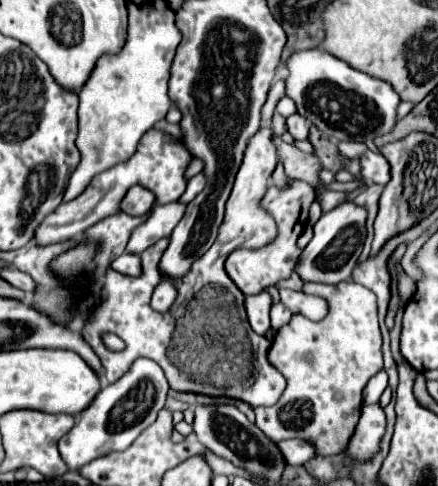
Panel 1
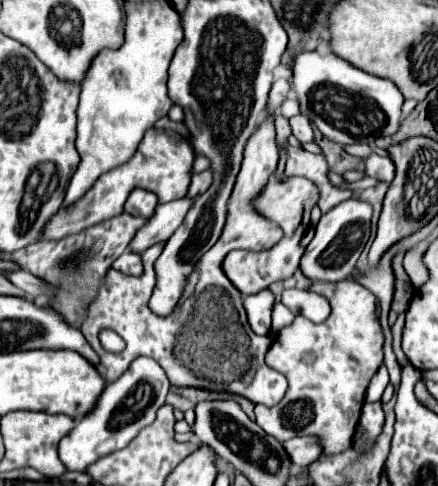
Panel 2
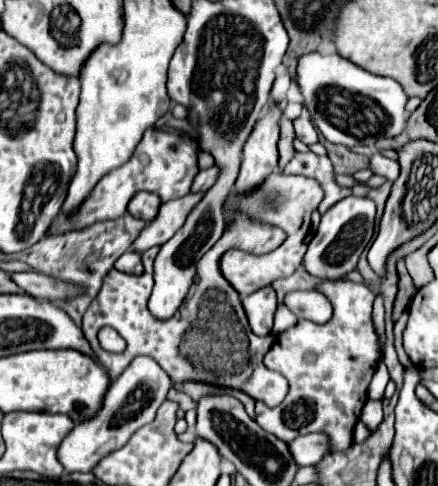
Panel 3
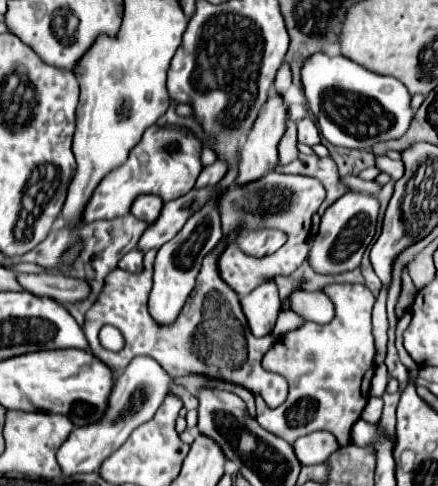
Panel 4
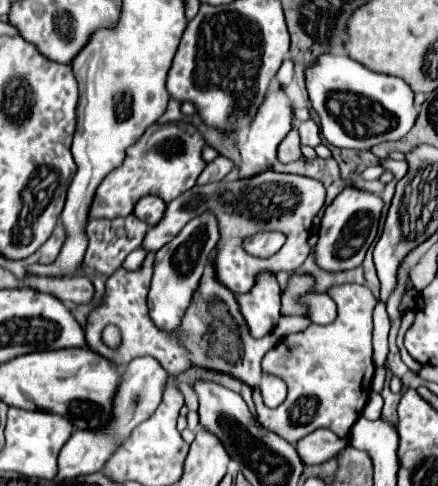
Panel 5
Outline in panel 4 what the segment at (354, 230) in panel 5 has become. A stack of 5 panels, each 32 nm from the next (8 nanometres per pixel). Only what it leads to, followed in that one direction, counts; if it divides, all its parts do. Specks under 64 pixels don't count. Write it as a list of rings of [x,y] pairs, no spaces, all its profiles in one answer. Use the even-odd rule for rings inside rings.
[[[348,192],[342,198],[338,198],[322,216],[320,230],[308,252],[310,268],[316,274],[328,274],[328,276],[336,276],[358,268],[366,246],[374,238],[376,220],[378,220],[378,200],[374,196]]]

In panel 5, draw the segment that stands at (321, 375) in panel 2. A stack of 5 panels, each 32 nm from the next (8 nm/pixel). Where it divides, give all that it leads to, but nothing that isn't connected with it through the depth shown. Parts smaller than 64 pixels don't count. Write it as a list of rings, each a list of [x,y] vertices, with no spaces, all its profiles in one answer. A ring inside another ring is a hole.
[[[360,284],[332,286],[328,288],[328,296],[338,306],[338,316],[332,324],[310,324],[302,332],[284,336],[262,360],[264,372],[280,376],[288,384],[288,398],[278,408],[270,410],[262,402],[260,392],[254,390],[256,420],[290,444],[296,444],[316,428],[328,428],[346,440],[370,396],[374,376],[372,310],[378,300]]]

